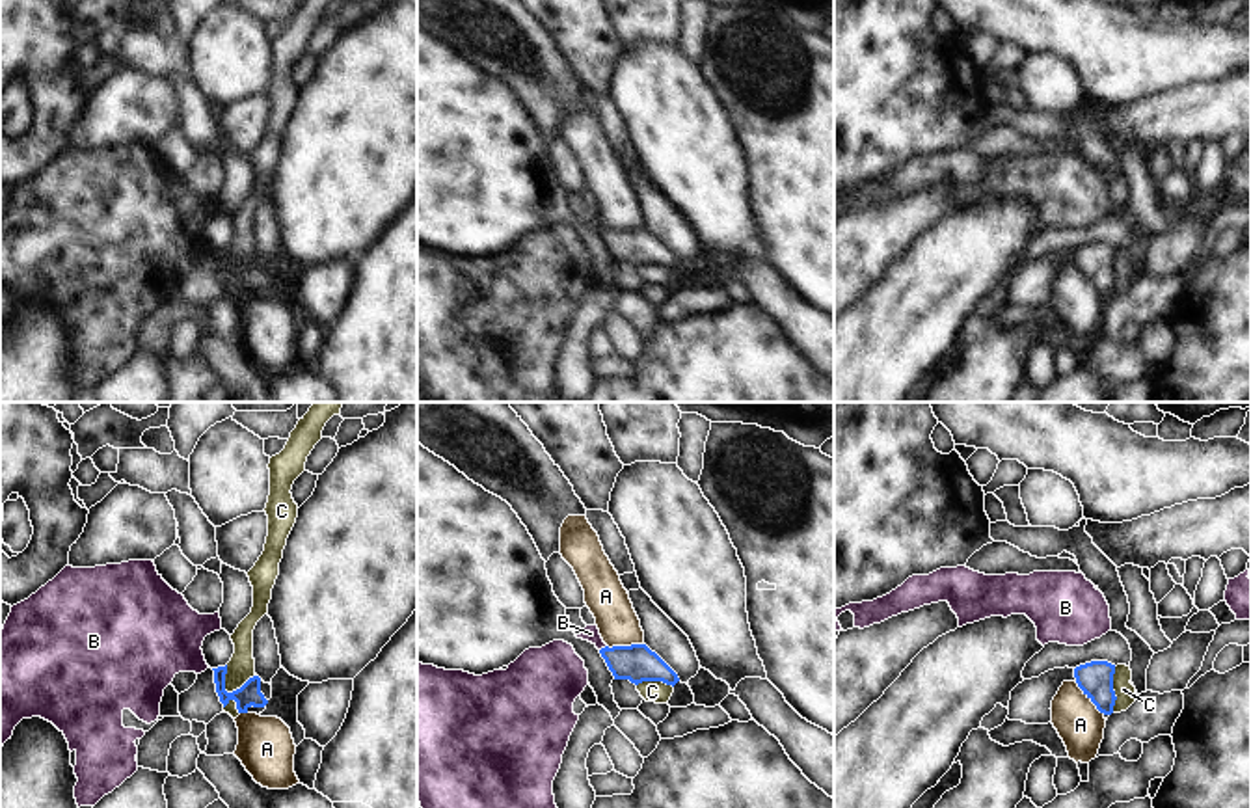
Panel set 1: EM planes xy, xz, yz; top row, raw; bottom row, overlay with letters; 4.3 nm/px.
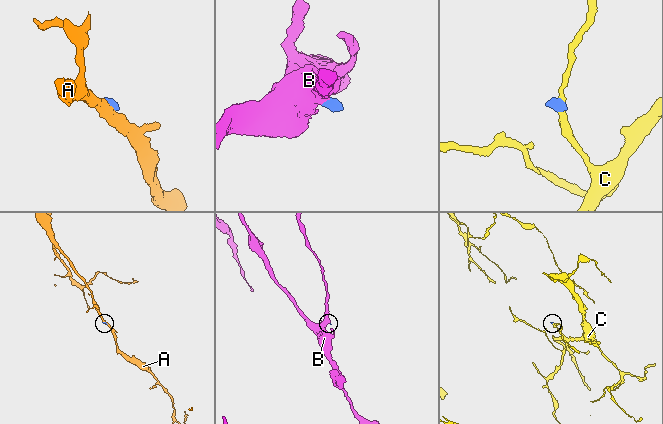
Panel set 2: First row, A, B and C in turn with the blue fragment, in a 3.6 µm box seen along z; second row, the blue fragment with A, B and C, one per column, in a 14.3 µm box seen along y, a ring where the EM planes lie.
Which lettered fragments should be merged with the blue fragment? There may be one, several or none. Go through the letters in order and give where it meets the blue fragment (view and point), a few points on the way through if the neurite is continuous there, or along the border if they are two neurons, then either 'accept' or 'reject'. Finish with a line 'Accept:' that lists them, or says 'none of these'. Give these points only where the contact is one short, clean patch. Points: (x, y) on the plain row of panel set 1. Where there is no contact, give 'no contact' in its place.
A: contact yz (1088, 280); border yz (1075, 265), (1104, 296); reject
B: contact xz (602, 231); border xz (605, 228), (600, 233); reject
C: contact xy (241, 270); border xy (255, 257), (231, 274), (224, 272); reject
Accept: none of these

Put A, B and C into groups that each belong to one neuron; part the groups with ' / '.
A / B / C

